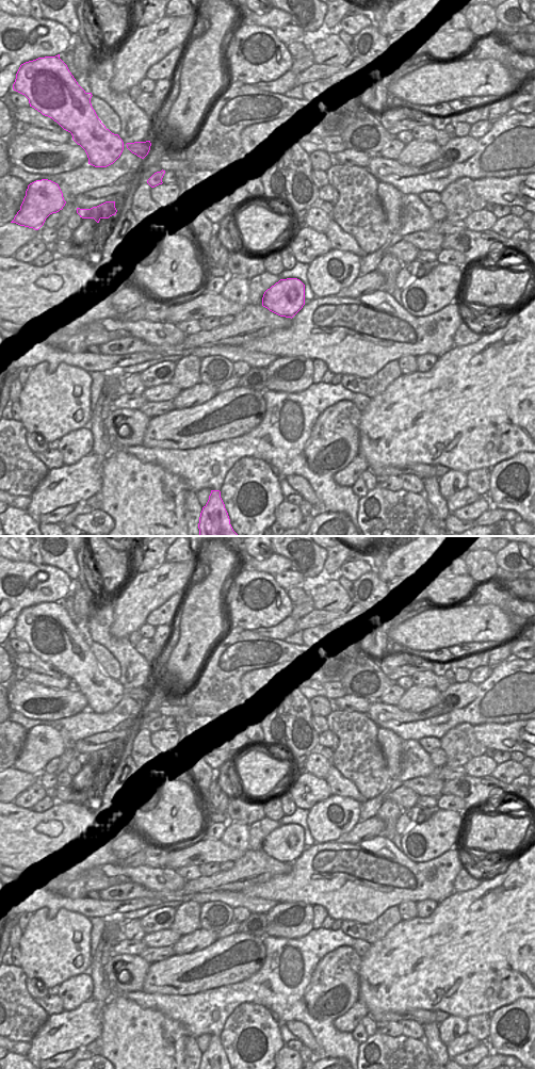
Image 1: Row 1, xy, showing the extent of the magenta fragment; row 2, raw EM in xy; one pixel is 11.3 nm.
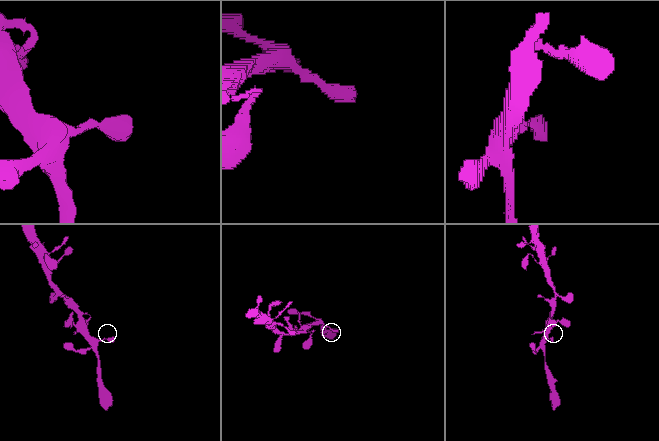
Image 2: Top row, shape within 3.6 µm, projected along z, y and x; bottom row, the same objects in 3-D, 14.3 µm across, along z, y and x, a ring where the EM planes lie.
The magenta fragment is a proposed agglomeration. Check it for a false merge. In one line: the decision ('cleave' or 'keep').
keep

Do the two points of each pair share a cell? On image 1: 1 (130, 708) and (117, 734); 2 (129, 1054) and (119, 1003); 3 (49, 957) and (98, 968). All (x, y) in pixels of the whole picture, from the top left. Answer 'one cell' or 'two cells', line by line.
1: two cells
2: one cell
3: two cells

